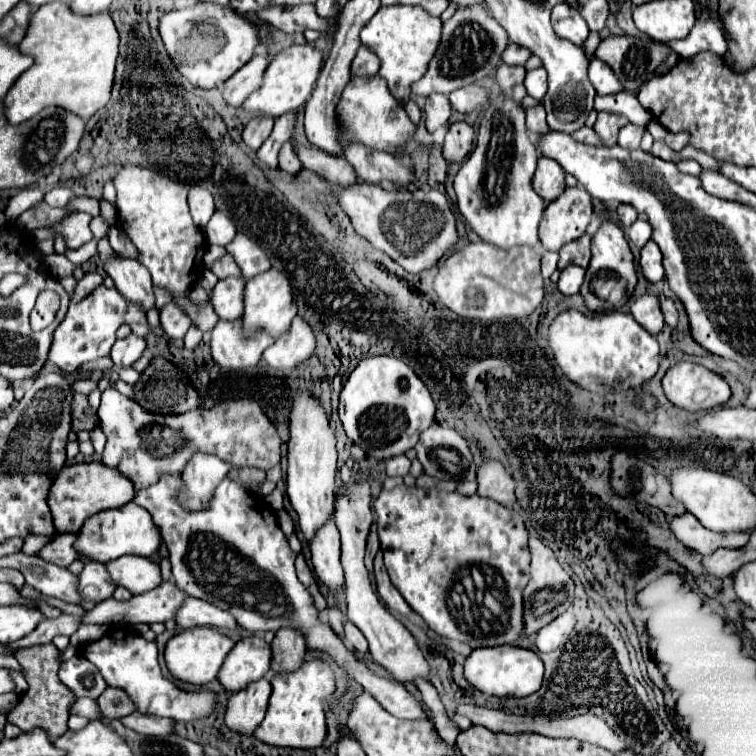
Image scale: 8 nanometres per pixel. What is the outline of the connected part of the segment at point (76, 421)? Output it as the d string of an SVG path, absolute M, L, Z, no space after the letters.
M74 393L74 397L72 397L72 431L80 431L80 429L90 431L94 425L96 425L96 421L90 411L88 397Z

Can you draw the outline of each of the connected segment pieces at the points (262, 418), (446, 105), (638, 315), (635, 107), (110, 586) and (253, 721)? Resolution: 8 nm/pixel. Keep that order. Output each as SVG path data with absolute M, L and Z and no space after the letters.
M114 387L102 393L98 409L100 427L106 435L106 447L102 463L116 467L120 473L130 477L136 491L158 481L160 473L182 471L192 455L192 449L204 449L216 453L220 459L238 467L254 465L264 471L280 463L280 437L260 405L252 399L226 401L212 409L192 409L182 415L160 415L150 413L136 401L120 395Z
M430 95L426 97L424 105L424 117L426 117L426 129L434 133L438 127L446 125L452 115L452 105L446 95Z
M646 293L646 295L638 297L630 305L630 313L652 335L658 335L662 331L664 317L662 317L662 311L660 311L660 297L658 295L648 295Z
M616 93L616 95L604 95L604 97L596 97L594 101L594 109L596 111L610 111L610 113L622 113L630 119L630 123L636 123L640 127L646 127L650 113L640 105L640 101L636 99L636 95L630 93Z
M86 561L84 563L84 569L78 575L78 593L82 599L98 603L98 601L112 597L114 589L116 589L116 585L108 577L102 563L98 563L98 561Z
M266 677L246 685L228 697L226 725L238 733L254 733L262 723L270 699L270 681Z

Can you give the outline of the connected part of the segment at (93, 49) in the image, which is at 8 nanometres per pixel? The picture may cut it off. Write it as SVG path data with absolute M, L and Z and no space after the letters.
M52 1L38 7L32 13L28 33L20 43L22 53L32 55L36 61L16 79L4 97L8 121L18 125L48 105L64 105L64 109L72 109L72 113L90 119L110 99L118 43L120 37L108 11L78 15L68 9L64 1Z

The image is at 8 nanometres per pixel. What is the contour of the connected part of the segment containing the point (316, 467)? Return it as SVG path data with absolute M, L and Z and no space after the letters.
M308 393L298 395L294 399L294 407L290 413L290 441L288 441L288 481L286 481L286 493L290 497L290 503L294 507L294 511L298 513L298 523L300 529L304 533L304 539L310 543L314 539L314 535L318 533L320 527L326 525L328 517L334 511L334 471L336 471L336 461L338 461L338 453L336 453L336 437L334 431L328 425L326 413L322 409L322 405L310 397Z

